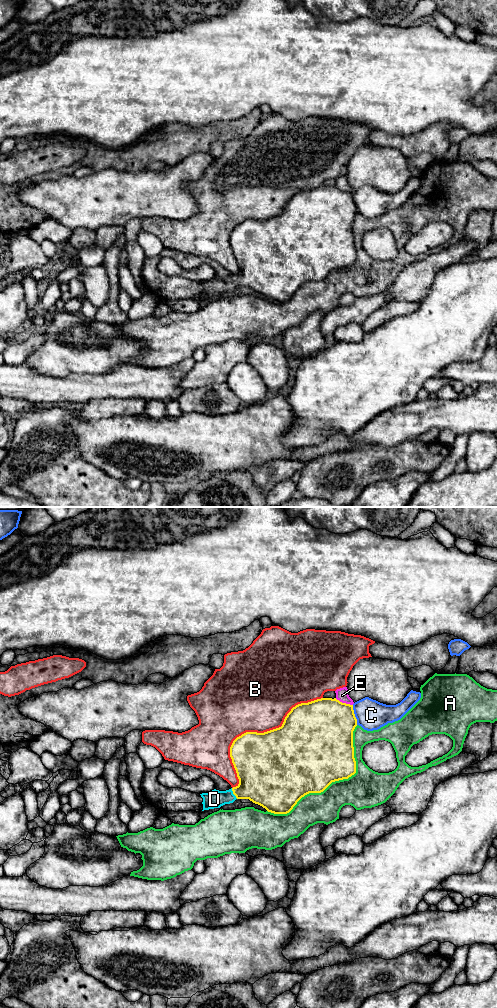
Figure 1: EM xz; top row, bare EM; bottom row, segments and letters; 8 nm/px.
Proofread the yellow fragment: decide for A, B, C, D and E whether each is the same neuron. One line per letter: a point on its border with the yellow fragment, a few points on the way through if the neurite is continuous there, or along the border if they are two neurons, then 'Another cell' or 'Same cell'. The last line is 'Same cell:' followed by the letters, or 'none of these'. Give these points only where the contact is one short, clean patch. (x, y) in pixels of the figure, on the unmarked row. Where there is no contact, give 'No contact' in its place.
A: Touches yellow at xz (334, 269). Another cell
B: Touches yellow at xz (256, 220). Another cell
C: Touches yellow at xz (354, 203). Another cell
D: Touches yellow at xz (233, 281). Path across: xz (261, 268), (243, 279), (233, 281), (227, 285), (214, 287). Same cell
E: Touches yellow at xz (344, 191). Another cell
Same cell: D

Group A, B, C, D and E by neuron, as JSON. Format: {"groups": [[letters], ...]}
{"groups": [["A"], ["B"], ["C"], ["D"], ["E"]]}

